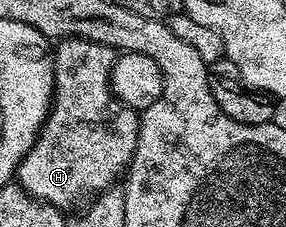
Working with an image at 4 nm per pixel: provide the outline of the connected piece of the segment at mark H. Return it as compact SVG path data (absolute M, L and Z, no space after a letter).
M61 39L54 44L53 62L55 64L55 92L51 94L51 109L47 113L47 119L43 122L43 127L39 131L39 136L33 141L33 145L29 149L29 153L25 153L25 157L21 161L17 172L17 183L22 190L26 191L32 199L38 199L40 203L50 203L51 206L58 209L71 207L74 203L82 204L84 201L90 200L92 196L100 191L106 191L108 187L116 182L115 179L124 174L131 165L131 158L135 152L137 145L137 137L139 136L139 115L131 107L125 104L111 92L111 70L117 58L116 48L106 43L94 43L93 41L85 41L84 39Z

